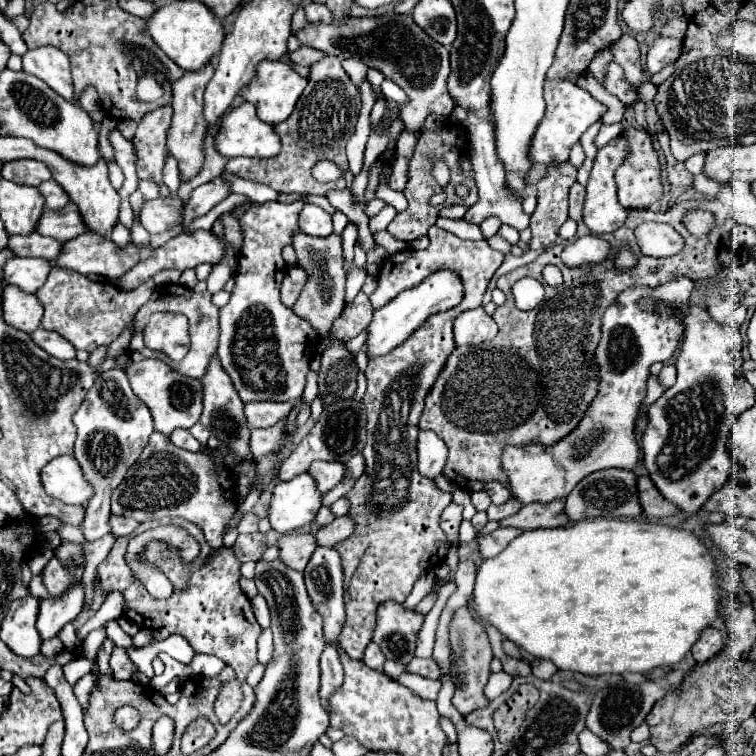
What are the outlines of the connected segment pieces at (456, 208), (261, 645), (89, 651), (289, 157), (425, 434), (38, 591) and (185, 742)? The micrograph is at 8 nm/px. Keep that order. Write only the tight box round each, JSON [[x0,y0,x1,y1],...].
[[439,205,468,219],[257,628,273,666],[83,628,105,658],[225,54,361,196],[417,430,447,478],[29,576,49,600],[181,718,215,752]]

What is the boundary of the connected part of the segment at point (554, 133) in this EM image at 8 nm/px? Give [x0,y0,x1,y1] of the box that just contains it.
[531,78,607,168]

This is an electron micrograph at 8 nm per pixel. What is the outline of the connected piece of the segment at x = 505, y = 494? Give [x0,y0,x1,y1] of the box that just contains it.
[484,481,510,505]

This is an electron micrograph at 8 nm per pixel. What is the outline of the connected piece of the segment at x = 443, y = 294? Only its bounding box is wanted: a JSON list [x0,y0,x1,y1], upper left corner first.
[365,270,463,360]

